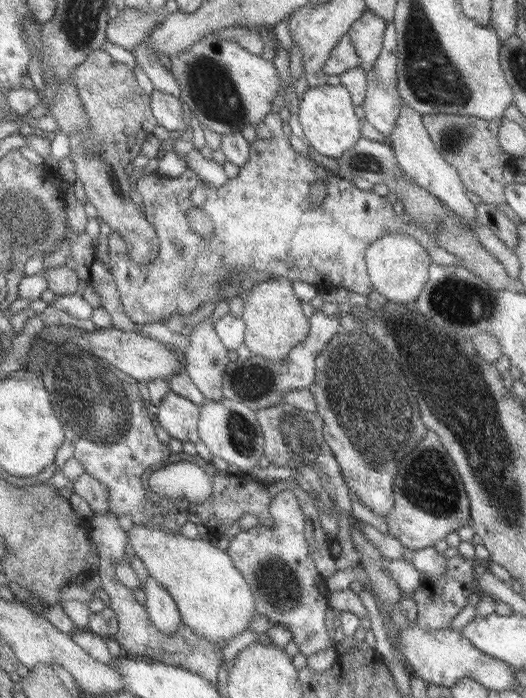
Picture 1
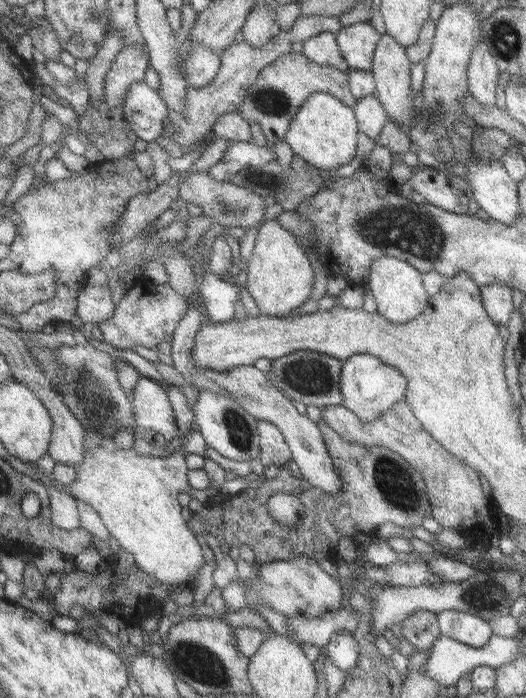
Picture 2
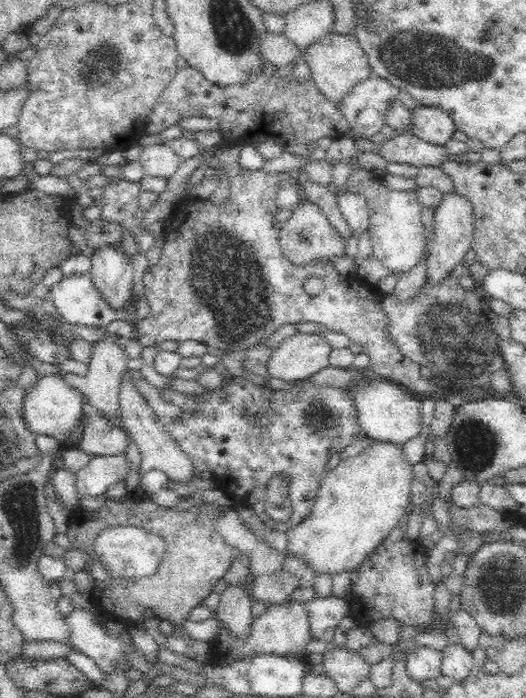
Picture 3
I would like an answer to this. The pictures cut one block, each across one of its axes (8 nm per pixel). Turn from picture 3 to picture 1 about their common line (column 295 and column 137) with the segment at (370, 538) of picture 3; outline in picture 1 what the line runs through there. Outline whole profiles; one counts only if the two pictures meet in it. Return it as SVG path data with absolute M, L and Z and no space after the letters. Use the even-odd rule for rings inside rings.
M158 519L155 520L153 526L133 525L128 531L128 536L135 556L144 564L149 576L157 579L171 593L180 610L183 623L190 626L190 630L196 636L224 647L237 634L249 630L251 620L258 613L254 589L251 588L250 581L235 566L227 550L213 546L209 538L196 536L191 539L183 536L181 532L168 533L167 530L161 528Z

